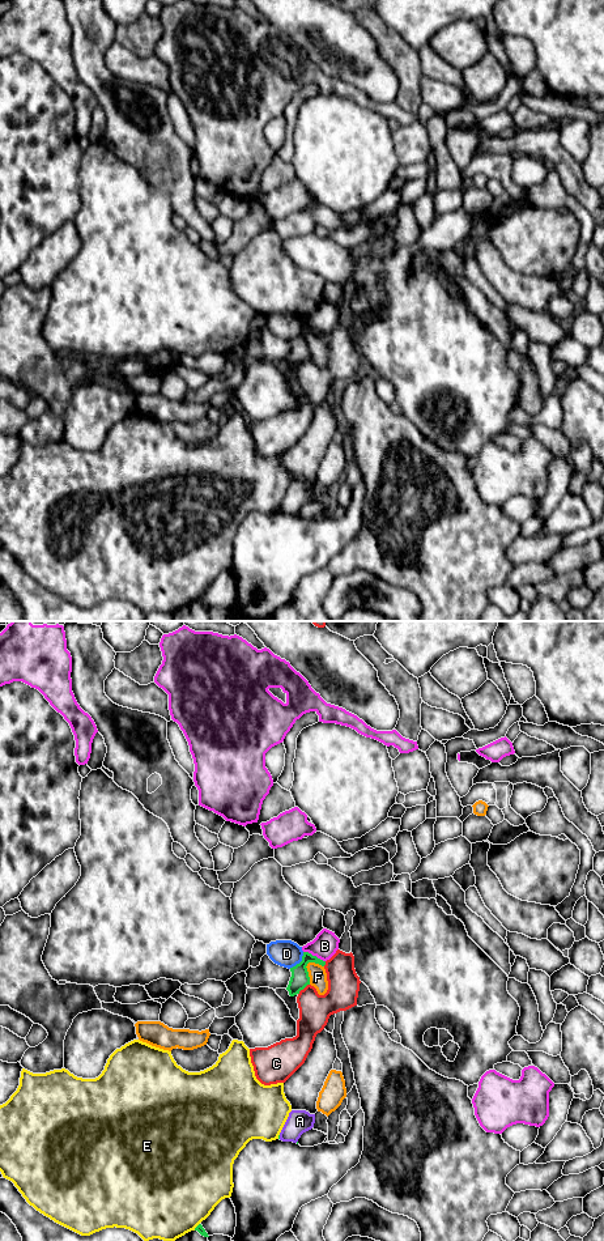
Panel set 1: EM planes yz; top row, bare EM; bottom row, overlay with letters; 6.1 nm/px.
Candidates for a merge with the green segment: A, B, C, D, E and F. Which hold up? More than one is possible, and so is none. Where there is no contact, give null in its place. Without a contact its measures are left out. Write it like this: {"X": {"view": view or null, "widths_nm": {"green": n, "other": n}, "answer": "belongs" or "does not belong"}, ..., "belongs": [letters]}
{"A": {"view": "yz", "widths_nm": {"green": 20, "other": 140}, "answer": "does not belong"}, "B": {"view": "yz", "widths_nm": {"green": 120, "other": 160}, "answer": "does not belong"}, "C": {"view": "yz", "widths_nm": {"green": 120, "other": 190}, "answer": "does not belong"}, "D": {"view": "yz", "widths_nm": {"green": 120, "other": 170}, "answer": "does not belong"}, "E": {"view": "yz", "widths_nm": {"green": 50, "other": 500}, "answer": "does not belong"}, "F": {"view": "yz", "widths_nm": {"green": 120, "other": 110}, "answer": "does not belong"}, "belongs": []}

